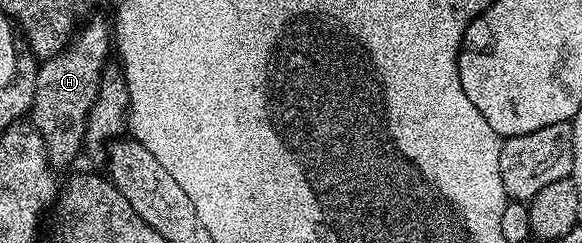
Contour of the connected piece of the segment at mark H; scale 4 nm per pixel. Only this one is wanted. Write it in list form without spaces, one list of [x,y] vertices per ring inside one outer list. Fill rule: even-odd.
[[[92,21],[89,25],[81,24],[75,30],[71,41],[65,45],[62,52],[54,57],[45,57],[39,62],[36,70],[36,86],[34,87],[34,99],[30,110],[30,124],[42,135],[48,162],[53,170],[61,171],[67,165],[72,165],[76,161],[76,156],[80,153],[80,148],[85,148],[86,142],[84,133],[88,129],[88,115],[92,110],[92,104],[96,101],[96,96],[100,90],[100,82],[105,76],[104,56],[110,53],[112,37],[110,25],[104,21]]]

